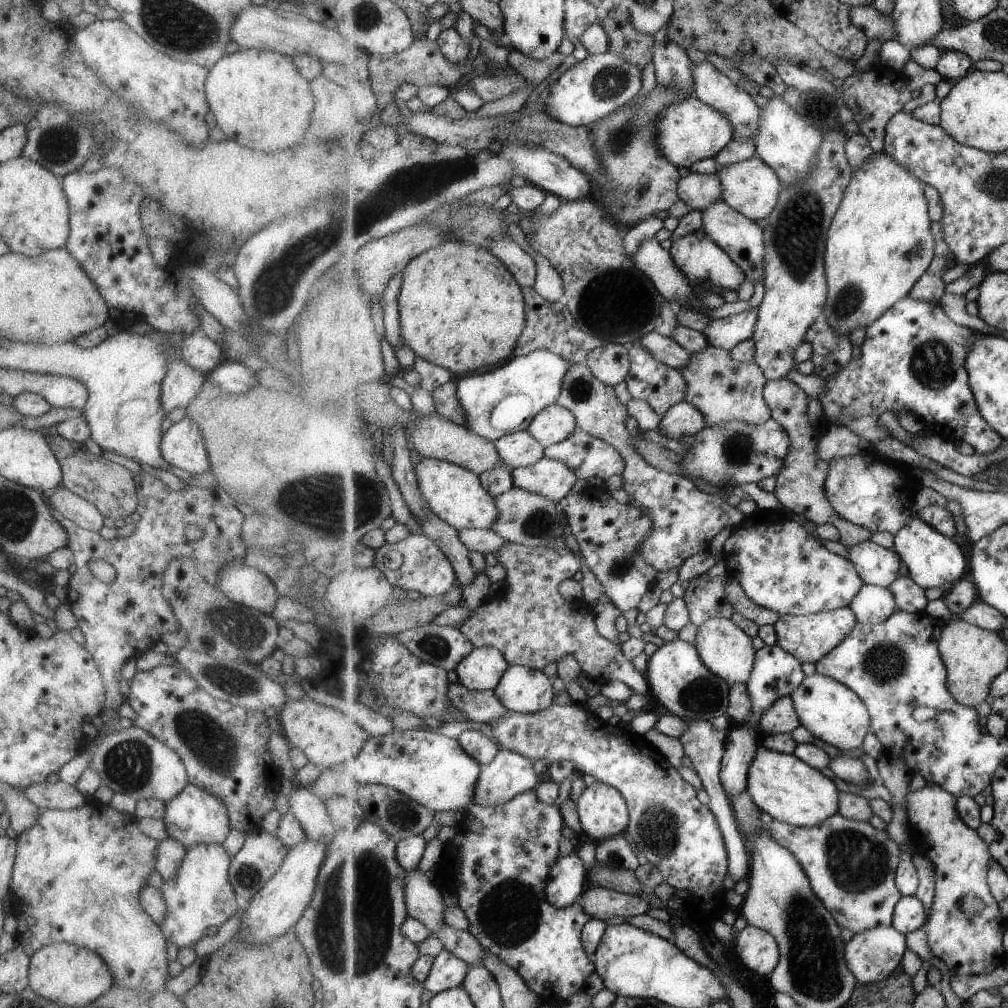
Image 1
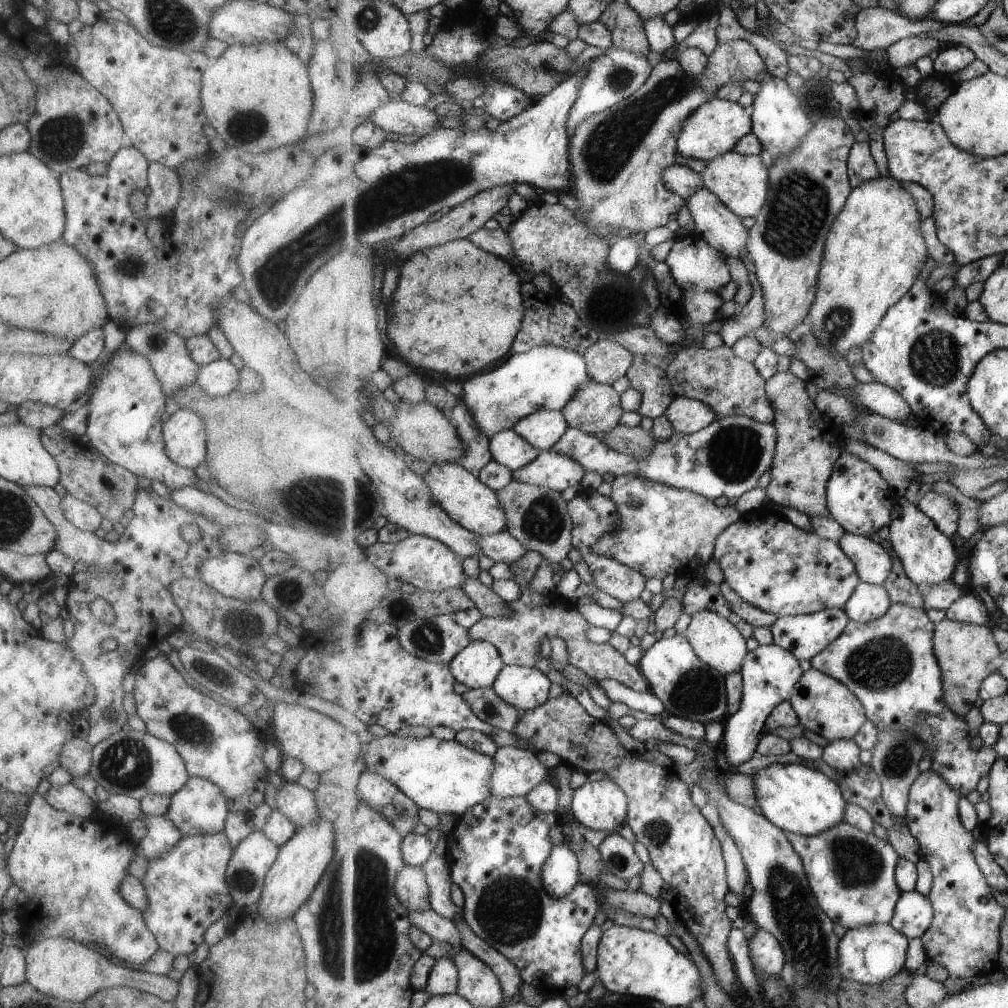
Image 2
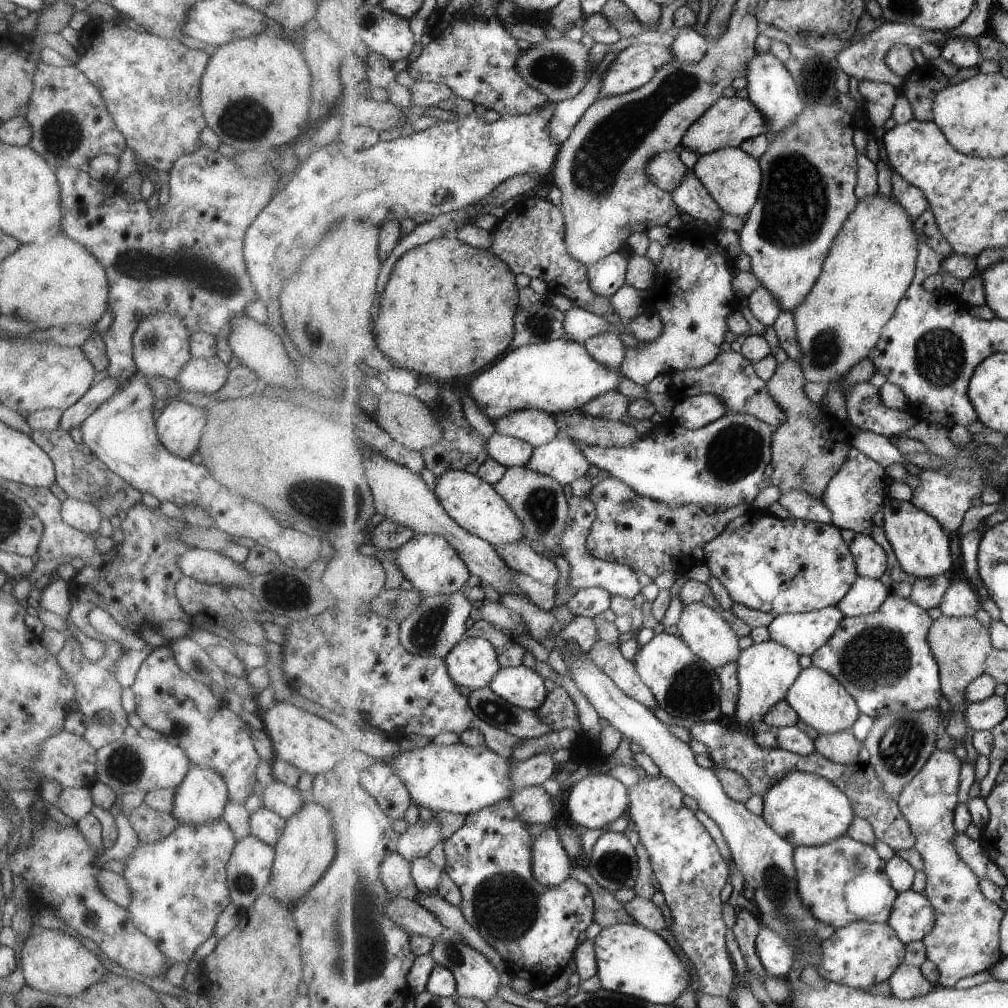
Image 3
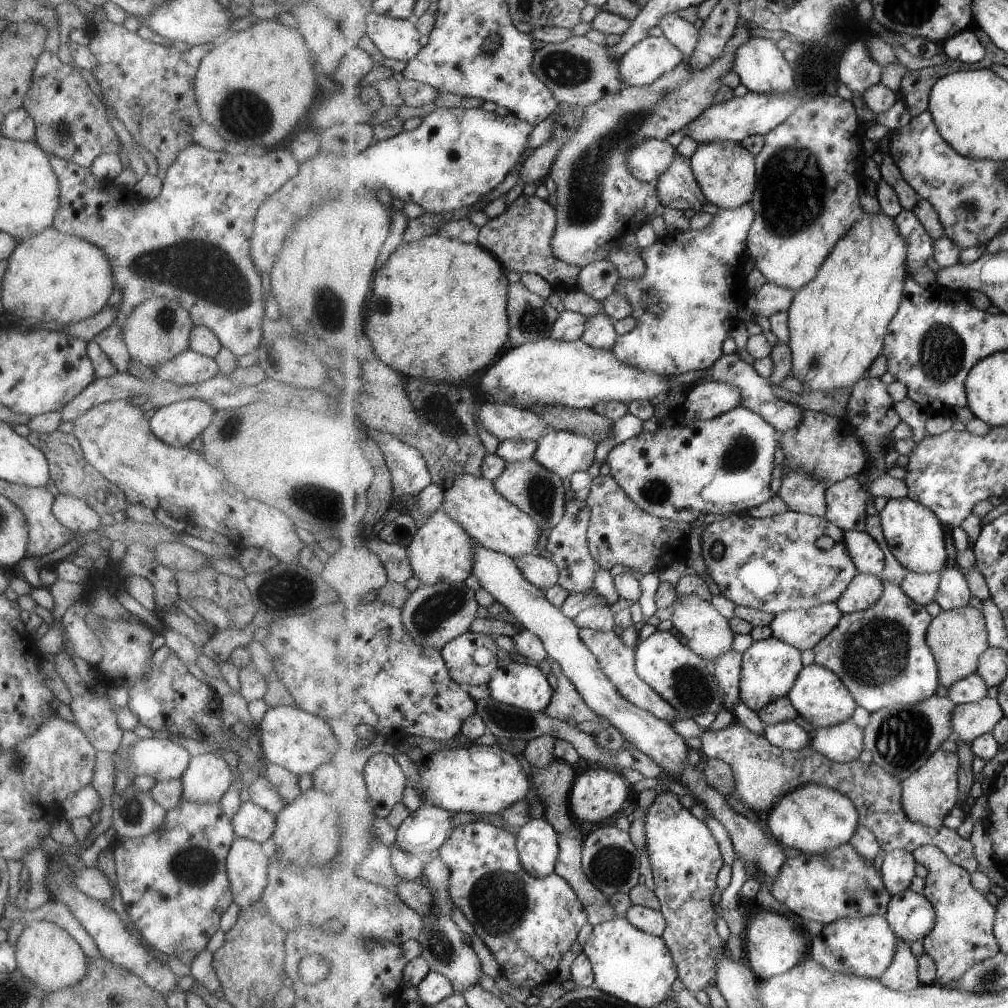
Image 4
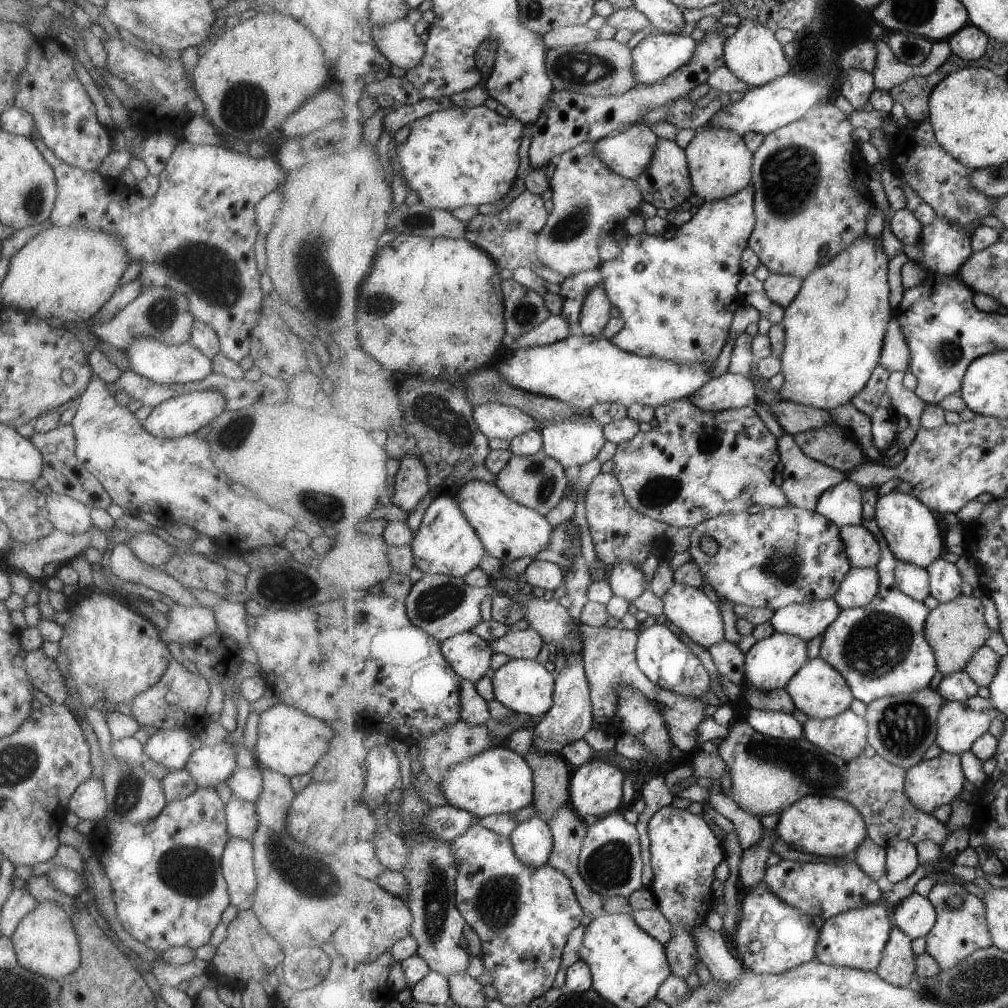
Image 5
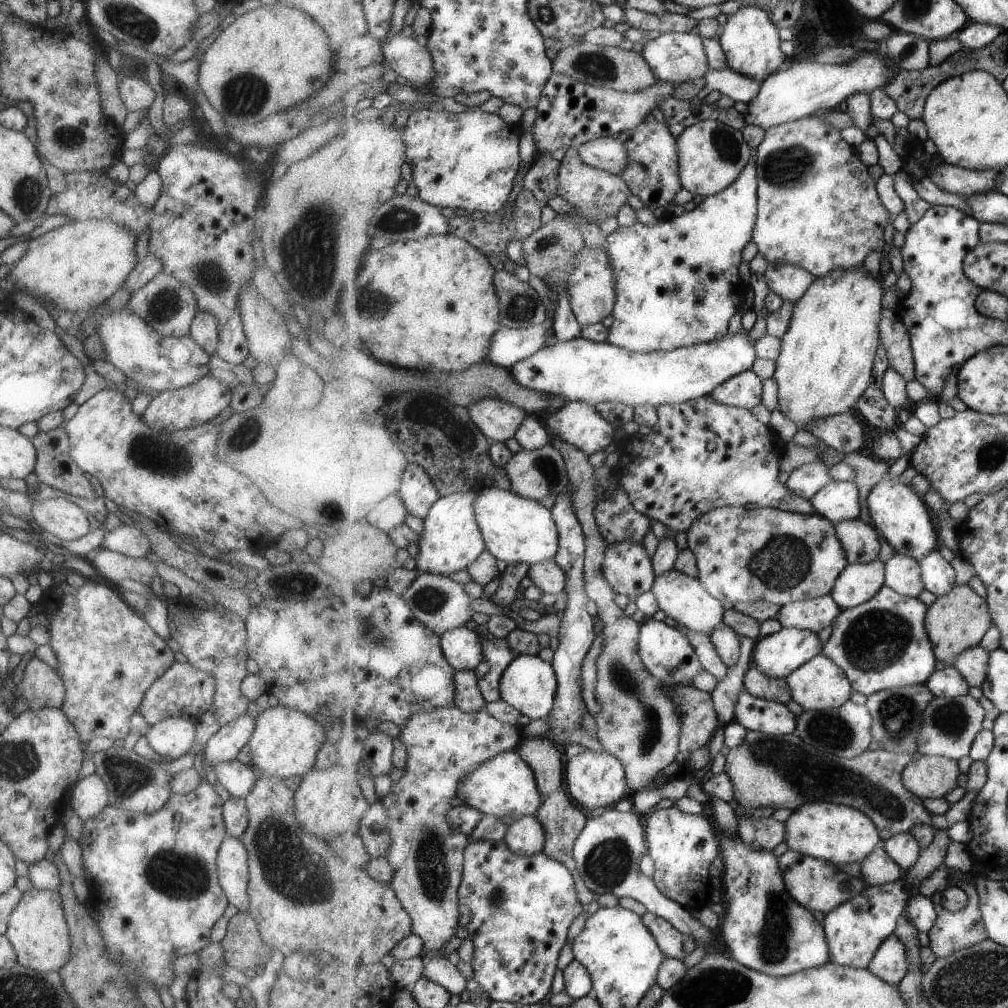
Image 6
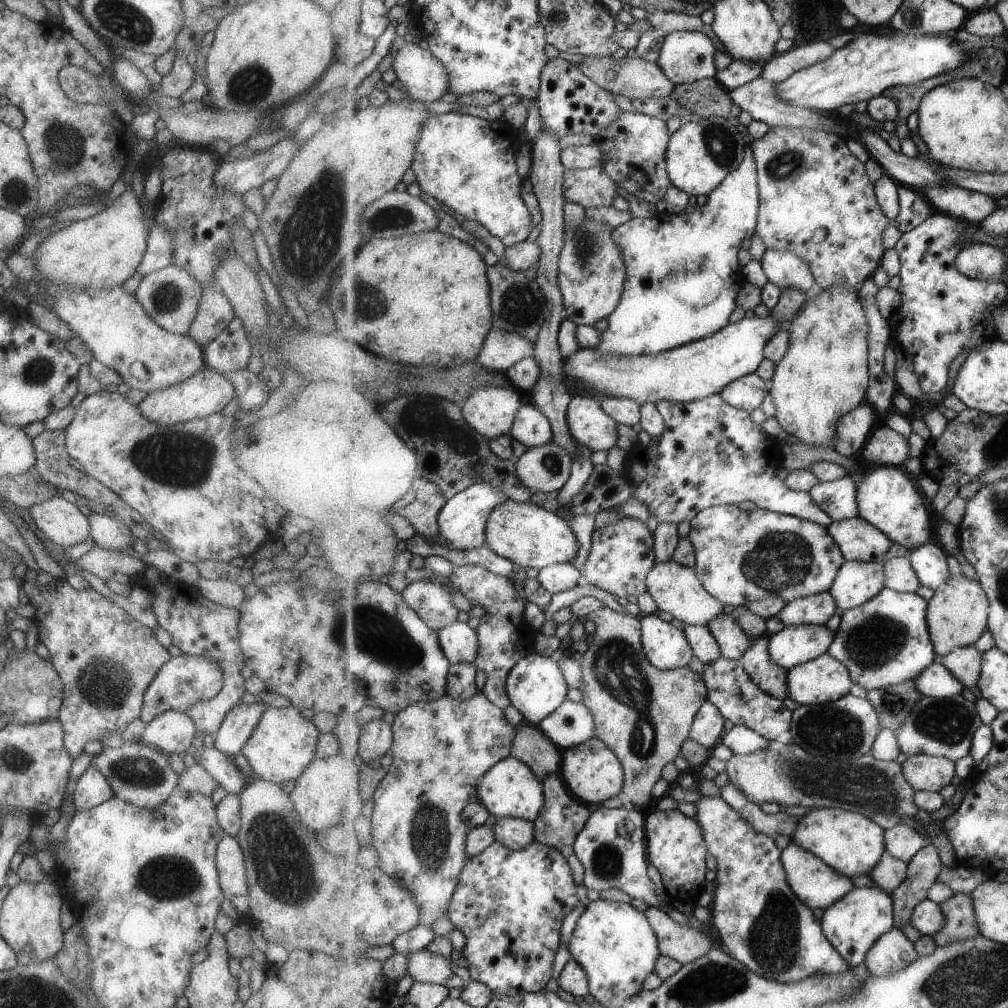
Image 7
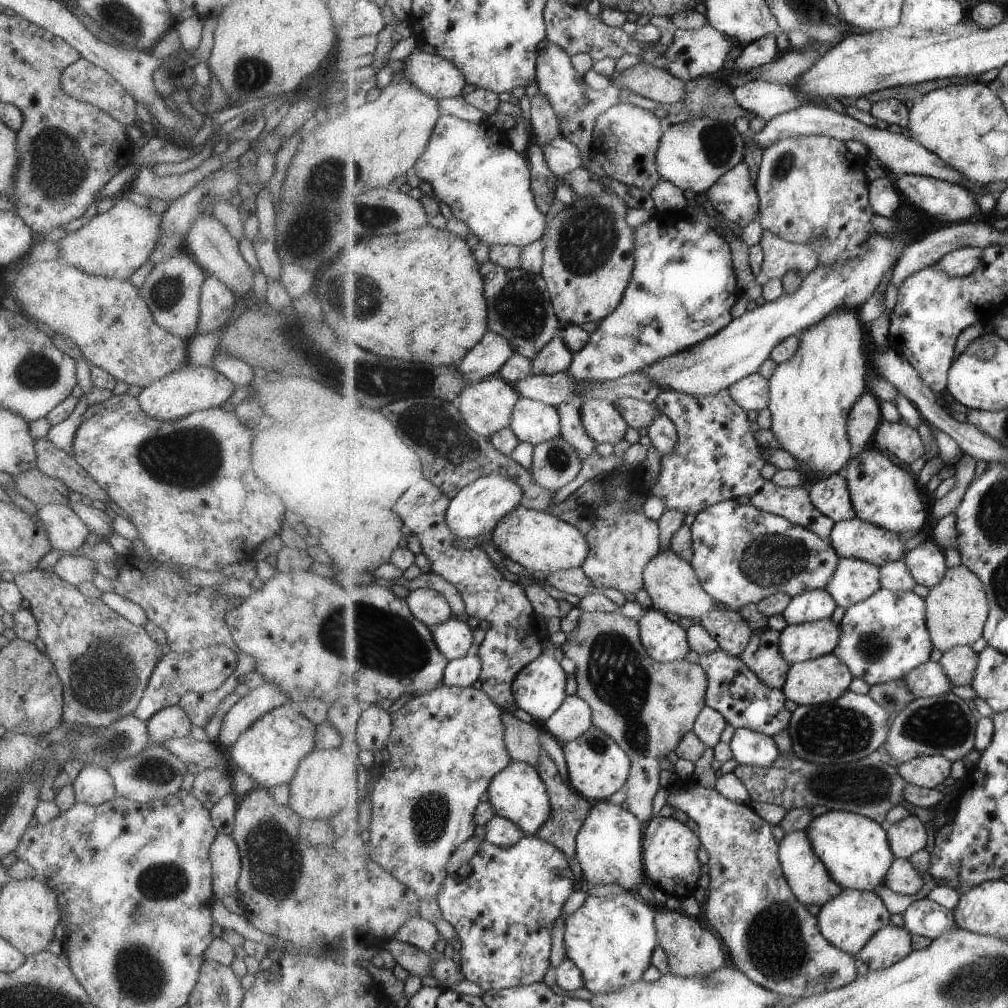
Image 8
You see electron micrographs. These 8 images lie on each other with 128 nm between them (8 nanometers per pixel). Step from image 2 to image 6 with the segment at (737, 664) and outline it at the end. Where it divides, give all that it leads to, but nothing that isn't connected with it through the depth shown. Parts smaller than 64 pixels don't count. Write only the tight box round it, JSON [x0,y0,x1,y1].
[652,569,726,636]

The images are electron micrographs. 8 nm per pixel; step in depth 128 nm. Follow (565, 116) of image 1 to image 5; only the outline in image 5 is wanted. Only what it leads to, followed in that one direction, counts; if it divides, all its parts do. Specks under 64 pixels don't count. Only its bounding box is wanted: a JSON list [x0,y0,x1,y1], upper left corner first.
[633,34,697,84]

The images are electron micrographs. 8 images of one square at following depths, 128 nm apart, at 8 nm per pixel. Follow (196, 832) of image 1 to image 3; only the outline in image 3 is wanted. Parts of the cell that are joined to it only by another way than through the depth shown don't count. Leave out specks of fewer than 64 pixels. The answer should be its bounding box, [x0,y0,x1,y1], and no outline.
[169,766,228,826]

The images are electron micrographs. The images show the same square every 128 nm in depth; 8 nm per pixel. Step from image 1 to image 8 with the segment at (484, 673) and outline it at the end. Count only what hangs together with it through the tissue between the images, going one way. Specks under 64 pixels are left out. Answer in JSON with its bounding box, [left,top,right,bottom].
[431,617,473,661]

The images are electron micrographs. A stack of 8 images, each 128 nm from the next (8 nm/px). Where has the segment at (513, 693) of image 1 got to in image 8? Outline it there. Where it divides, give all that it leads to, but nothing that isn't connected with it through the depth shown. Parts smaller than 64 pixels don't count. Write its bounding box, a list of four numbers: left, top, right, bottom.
[513,652,568,723]

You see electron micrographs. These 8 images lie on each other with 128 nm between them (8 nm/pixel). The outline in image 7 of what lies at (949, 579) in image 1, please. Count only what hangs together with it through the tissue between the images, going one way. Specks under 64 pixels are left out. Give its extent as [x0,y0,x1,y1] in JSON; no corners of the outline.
[858,466,935,553]

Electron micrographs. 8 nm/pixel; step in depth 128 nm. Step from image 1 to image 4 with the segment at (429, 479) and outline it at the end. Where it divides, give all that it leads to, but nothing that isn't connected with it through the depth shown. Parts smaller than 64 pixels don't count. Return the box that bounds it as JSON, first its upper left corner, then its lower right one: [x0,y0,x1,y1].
[442,474,541,559]

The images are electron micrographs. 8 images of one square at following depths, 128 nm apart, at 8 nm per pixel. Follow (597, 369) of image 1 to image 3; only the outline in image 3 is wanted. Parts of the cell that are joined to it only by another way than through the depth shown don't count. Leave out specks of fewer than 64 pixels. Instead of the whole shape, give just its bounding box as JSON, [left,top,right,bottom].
[584,332,628,372]

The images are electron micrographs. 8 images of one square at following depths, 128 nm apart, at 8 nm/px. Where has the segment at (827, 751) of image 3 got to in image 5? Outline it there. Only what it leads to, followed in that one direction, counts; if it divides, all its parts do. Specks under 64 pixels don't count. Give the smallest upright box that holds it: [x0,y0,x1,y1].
[804,709,869,760]

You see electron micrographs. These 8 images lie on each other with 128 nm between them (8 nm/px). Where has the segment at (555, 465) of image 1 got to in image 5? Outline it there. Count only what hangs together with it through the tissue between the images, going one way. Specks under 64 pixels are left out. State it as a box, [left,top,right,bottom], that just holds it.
[542,419,607,471]

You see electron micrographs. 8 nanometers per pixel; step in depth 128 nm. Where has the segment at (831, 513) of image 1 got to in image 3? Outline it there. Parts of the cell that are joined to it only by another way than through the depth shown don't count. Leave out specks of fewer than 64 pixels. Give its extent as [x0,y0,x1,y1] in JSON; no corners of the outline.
[768,358,854,500]

